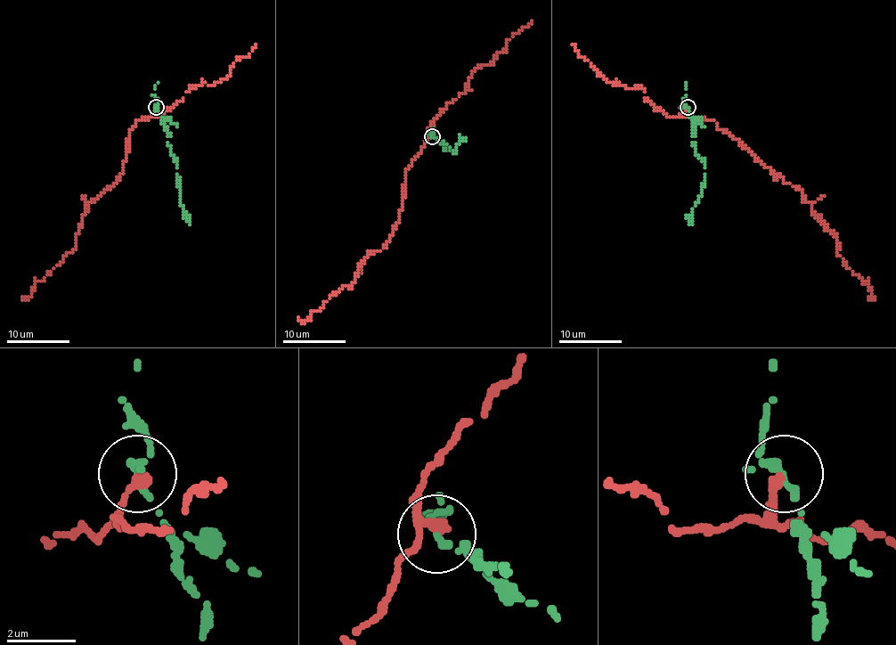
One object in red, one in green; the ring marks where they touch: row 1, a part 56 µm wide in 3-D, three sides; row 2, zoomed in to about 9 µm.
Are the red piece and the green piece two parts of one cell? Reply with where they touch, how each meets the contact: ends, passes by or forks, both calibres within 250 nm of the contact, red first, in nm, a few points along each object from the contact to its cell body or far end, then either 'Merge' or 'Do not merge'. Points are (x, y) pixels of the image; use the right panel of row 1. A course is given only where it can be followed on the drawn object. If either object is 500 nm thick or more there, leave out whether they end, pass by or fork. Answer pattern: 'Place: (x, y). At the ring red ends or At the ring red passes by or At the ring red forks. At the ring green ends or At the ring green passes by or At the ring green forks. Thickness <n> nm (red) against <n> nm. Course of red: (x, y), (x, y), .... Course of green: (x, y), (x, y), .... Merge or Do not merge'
Place: (688, 107). At the ring red ends. At the ring green passes by. Thickness 320 nm (red) against 220 nm. Course of red: (687, 107), (688, 116), (714, 121), (798, 187), (812, 214), (834, 234), (845, 267), (866, 283), (869, 300). Course of green: (688, 107), (694, 130), (693, 146), (696, 156), (705, 165), (704, 185), (693, 209), (691, 224). Do not merge

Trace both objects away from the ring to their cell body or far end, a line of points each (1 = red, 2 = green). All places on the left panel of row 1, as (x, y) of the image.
1: (155, 107), (152, 116), (136, 121), (130, 130), (124, 168), (116, 183), (87, 204), (77, 247), (21, 300)
2: (155, 107), (168, 130), (168, 146), (175, 165), (181, 204), (189, 224)

